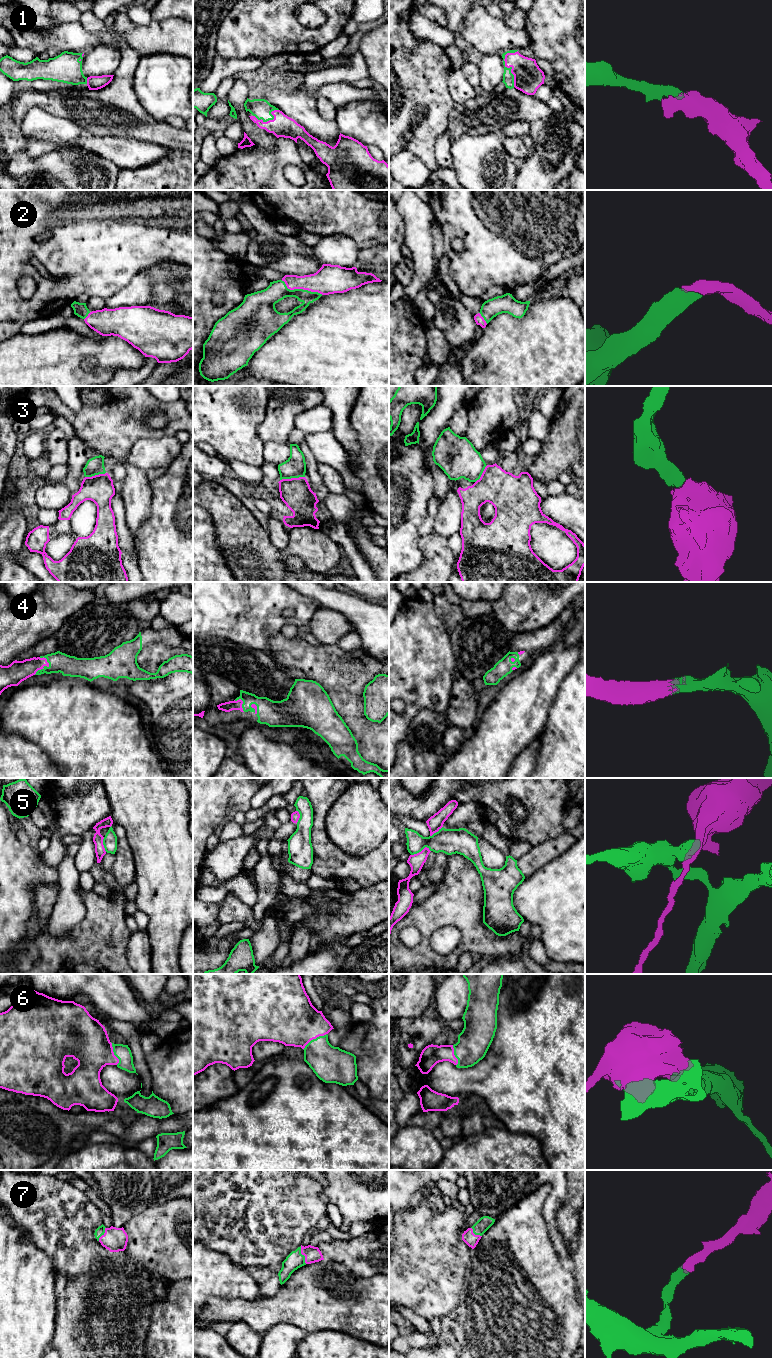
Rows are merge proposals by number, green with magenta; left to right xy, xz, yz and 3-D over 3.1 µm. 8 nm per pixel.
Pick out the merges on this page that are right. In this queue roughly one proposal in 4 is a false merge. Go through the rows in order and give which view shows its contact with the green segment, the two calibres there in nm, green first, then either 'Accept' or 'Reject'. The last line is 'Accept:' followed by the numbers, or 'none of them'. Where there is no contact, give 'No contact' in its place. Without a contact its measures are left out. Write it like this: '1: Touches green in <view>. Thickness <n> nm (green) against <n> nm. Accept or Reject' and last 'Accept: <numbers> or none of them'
1: Touches green in yz. Thickness 100 nm (green) against 240 nm. Accept
2: Touches green in xz. Thickness 160 nm (green) against 240 nm. Accept
3: Touches green in xz. Thickness 170 nm (green) against 240 nm. Accept
4: Touches green in xy. Thickness 160 nm (green) against 170 nm. Accept
5: Touches green in yz. Thickness 200 nm (green) against 120 nm. Reject
6: Touches green in xz. Thickness 300 nm (green) against 420 nm. Accept
7: Touches green in xz. Thickness 140 nm (green) against 130 nm. Accept
Accept: 1, 2, 3, 4, 6, 7

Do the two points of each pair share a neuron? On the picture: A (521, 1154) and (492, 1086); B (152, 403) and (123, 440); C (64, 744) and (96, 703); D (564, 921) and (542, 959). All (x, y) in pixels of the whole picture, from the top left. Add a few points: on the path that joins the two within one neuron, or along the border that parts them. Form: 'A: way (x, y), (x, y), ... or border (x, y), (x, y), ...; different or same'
A: border (506, 1127), (511, 1131), (529, 1133), (535, 1138); different
B: way (141, 408), (123, 426), (123, 429); same
C: way (74, 734), (78, 730), (78, 721), (86, 713); same
D: border (539, 940), (549, 958); different

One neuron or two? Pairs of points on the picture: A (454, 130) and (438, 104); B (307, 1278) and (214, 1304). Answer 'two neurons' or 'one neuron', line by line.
A: two neurons
B: one neuron

